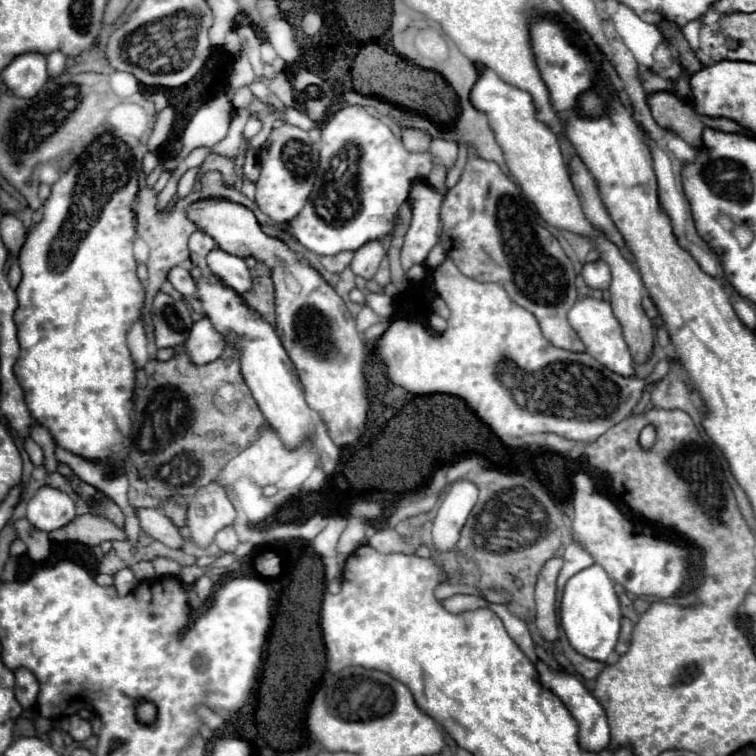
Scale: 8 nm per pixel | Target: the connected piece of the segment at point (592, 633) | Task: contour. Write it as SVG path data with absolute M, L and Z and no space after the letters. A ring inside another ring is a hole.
M592 565L566 583L562 603L560 603L560 623L570 641L570 645L584 657L606 661L614 651L620 633L620 601L614 591L614 583L600 565Z

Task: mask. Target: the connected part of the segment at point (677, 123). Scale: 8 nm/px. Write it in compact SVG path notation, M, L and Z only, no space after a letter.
M668 91L652 93L648 97L648 105L650 105L652 117L656 119L656 123L660 127L674 131L694 149L700 149L700 145L702 145L702 129L704 127L712 127L712 129L726 131L726 133L752 135L748 129L742 129L738 123L726 121L724 117L702 117L702 115L694 113L694 109L688 103L684 103L682 99L678 99L676 95L672 95Z

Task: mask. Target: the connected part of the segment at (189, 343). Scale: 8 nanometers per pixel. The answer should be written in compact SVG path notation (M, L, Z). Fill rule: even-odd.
M204 317L192 325L184 347L194 365L206 365L220 357L226 347L226 341L220 333L214 331L210 321Z

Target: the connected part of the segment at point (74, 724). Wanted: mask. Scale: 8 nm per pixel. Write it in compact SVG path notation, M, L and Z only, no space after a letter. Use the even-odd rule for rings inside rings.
M70 715L70 717L68 717L68 723L70 723L68 733L72 735L74 741L84 741L84 739L88 739L88 737L92 735L92 725L90 725L90 721L86 721L86 719L78 717L78 715Z

